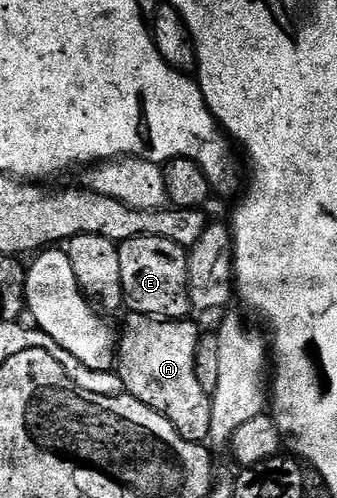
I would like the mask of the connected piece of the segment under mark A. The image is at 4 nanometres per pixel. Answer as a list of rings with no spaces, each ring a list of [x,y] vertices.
[[[129,312],[124,321],[124,330],[118,333],[118,348],[116,351],[115,372],[120,374],[124,384],[124,393],[136,397],[146,407],[161,413],[187,441],[207,442],[210,438],[210,423],[212,422],[212,398],[198,384],[198,375],[194,375],[194,359],[196,348],[202,336],[202,329],[192,322],[192,319],[161,319],[147,317],[141,313]]]

